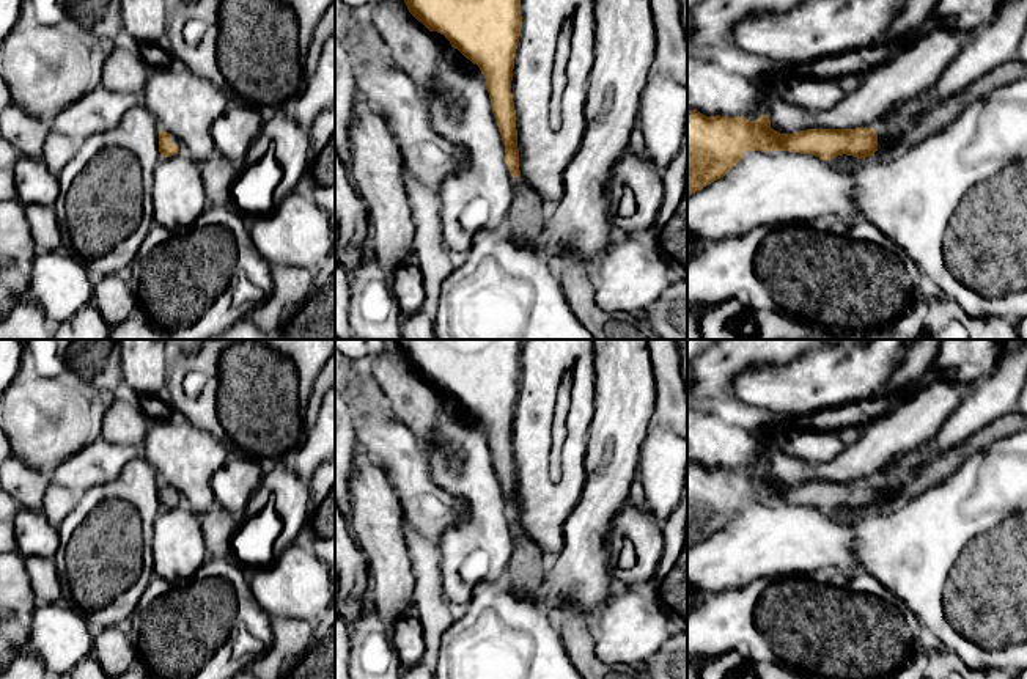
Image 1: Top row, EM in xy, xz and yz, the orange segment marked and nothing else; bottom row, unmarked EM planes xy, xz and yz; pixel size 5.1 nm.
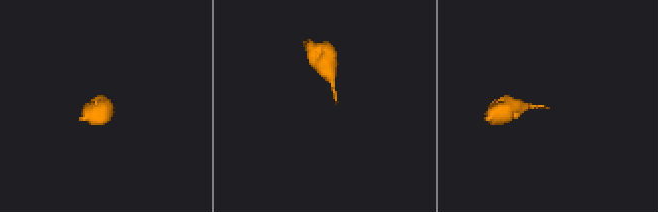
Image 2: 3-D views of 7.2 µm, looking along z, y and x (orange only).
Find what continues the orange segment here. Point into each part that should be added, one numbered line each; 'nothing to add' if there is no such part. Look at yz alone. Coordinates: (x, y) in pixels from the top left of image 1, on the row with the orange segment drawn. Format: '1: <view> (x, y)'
1: yz (941, 113)

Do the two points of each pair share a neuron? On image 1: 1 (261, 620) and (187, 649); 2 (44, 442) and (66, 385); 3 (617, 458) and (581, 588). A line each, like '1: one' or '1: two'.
1: one
2: one
3: one

